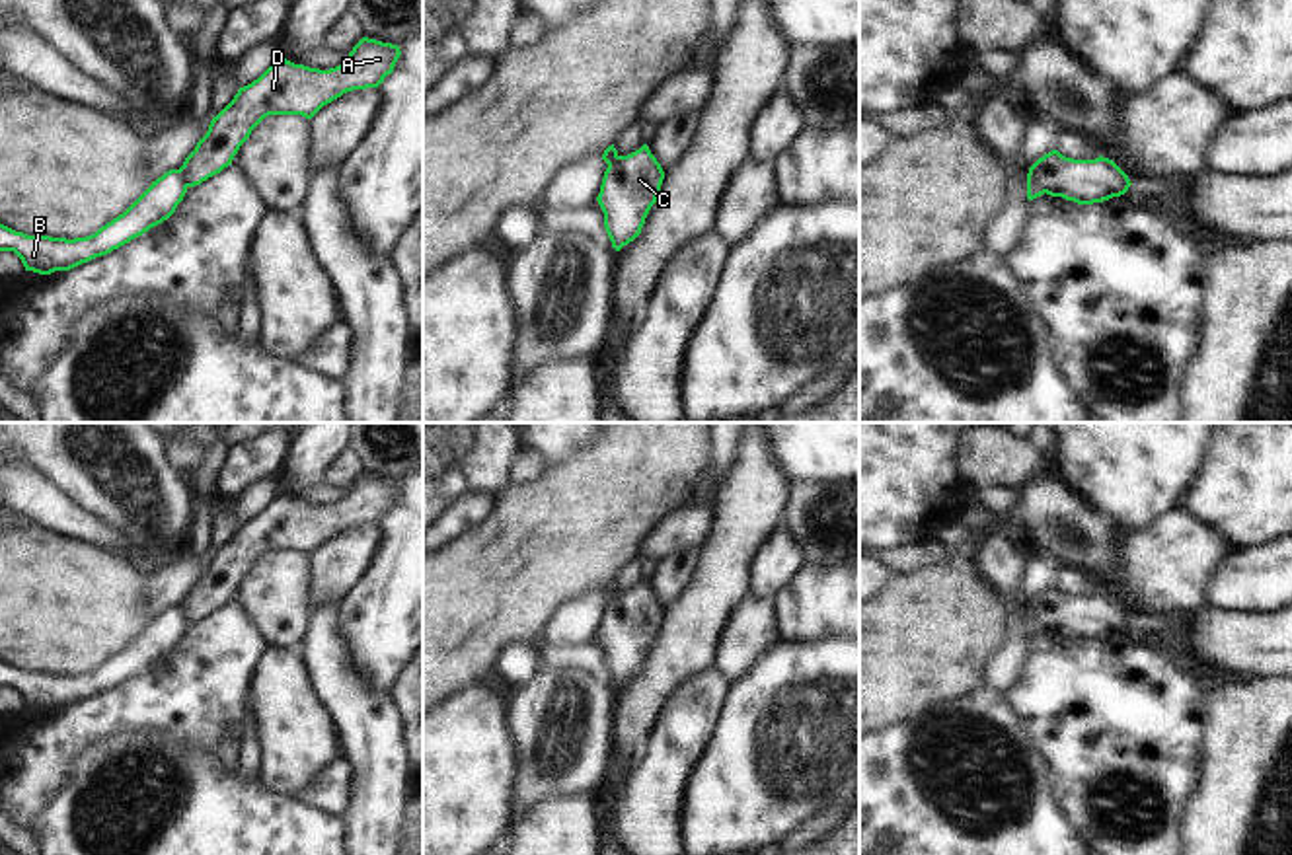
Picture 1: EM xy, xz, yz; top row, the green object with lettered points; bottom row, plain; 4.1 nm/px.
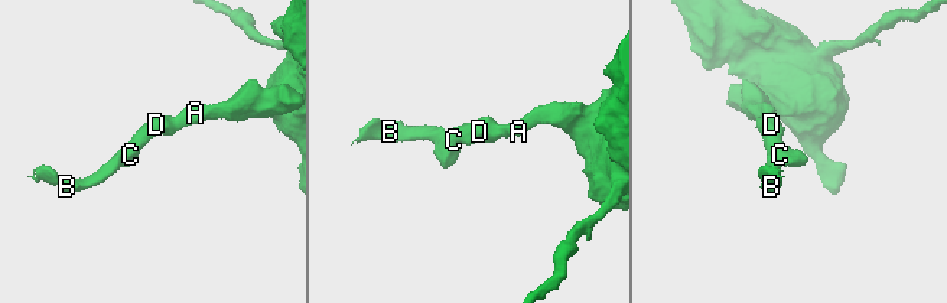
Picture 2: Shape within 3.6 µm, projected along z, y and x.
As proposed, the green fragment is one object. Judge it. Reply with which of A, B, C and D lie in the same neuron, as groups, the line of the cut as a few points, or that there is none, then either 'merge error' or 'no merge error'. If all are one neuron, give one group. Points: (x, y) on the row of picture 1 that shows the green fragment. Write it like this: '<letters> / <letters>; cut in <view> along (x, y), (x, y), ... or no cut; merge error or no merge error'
A C D / B; cut in yz along (1029, 170), (1045, 191); merge error

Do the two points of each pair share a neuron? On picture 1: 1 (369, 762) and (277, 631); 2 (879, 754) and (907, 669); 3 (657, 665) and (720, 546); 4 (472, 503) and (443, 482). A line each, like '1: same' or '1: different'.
1: different
2: different
3: same
4: different

